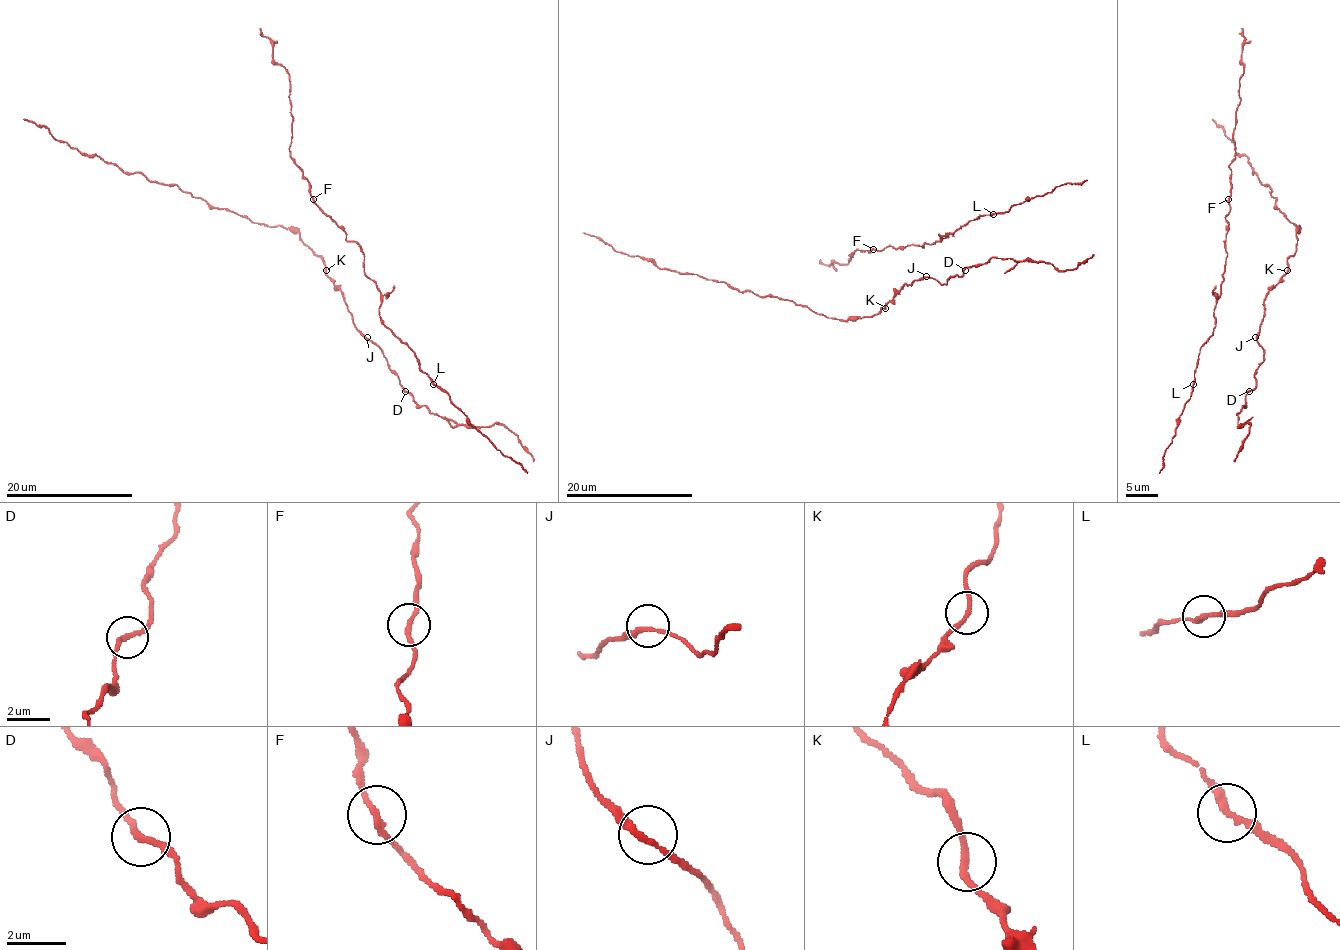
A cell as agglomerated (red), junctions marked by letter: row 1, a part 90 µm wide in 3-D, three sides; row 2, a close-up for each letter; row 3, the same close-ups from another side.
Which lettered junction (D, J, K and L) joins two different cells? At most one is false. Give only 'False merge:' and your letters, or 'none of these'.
False merge: none of these

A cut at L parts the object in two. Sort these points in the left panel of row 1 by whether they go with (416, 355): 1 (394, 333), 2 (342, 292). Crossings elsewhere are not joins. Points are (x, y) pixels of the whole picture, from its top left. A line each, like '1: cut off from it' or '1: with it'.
1: with it
2: cut off from it

